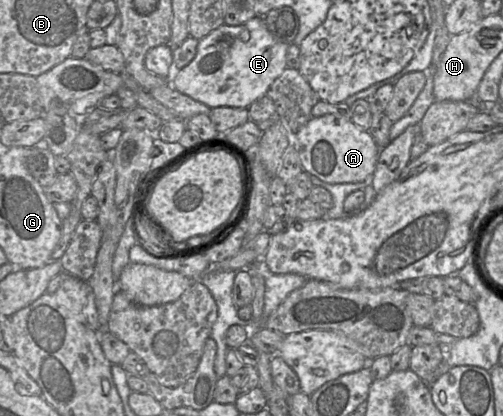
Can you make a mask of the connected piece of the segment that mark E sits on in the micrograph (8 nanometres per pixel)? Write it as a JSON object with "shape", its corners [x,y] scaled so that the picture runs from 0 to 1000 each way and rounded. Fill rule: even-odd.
{"shape":[[[507,38],[471,63],[441,58],[396,96],[384,144],[358,168],[346,168],[334,192],[344,212],[416,260],[493,260],[529,228],[543,195],[569,166],[569,125],[575,106],[547,96],[531,72],[523,41]]]}

